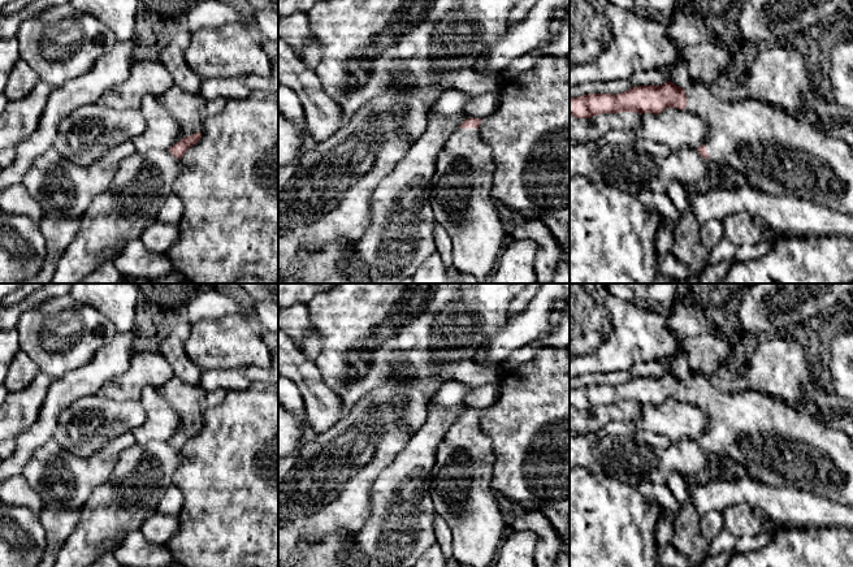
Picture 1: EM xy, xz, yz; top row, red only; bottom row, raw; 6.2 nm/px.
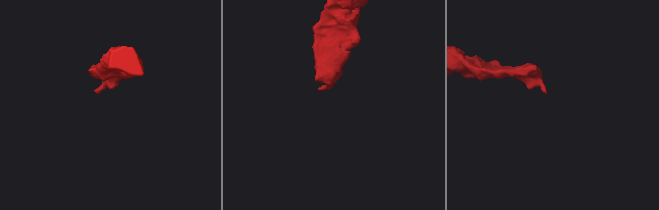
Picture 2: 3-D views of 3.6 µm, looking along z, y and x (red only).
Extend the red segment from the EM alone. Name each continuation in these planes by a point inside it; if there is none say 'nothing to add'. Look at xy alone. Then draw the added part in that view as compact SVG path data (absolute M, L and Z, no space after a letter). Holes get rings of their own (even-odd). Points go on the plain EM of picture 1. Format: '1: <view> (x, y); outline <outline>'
1: xy (185, 398); outline M173 377L157 390L178 414L179 432L202 423L203 411L200 402L207 391L200 385L187 384Z

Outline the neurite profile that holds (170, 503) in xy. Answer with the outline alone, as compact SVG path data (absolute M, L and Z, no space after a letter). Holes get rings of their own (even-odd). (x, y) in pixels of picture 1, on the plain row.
M170 485L163 494L156 514L165 516L178 515L183 505L183 494L182 492Z

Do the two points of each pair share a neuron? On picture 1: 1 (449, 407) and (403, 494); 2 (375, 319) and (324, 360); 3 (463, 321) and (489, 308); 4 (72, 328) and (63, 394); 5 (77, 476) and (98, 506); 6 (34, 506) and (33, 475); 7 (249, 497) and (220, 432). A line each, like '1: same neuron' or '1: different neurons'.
1: same neuron
2: same neuron
3: same neuron
4: different neurons
5: different neurons
6: different neurons
7: same neuron

